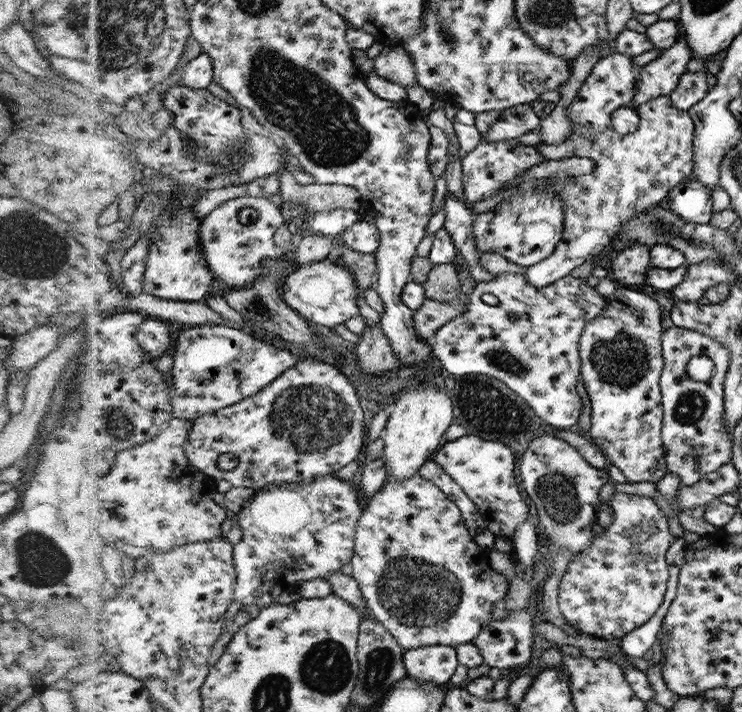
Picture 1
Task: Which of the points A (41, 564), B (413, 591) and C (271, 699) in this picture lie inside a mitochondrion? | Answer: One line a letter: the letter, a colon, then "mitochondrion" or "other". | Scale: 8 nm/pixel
A: mitochondrion
B: mitochondrion
C: mitochondrion

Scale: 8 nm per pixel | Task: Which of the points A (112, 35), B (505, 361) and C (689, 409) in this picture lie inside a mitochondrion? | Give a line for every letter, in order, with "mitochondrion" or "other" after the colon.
A: mitochondrion
B: mitochondrion
C: mitochondrion

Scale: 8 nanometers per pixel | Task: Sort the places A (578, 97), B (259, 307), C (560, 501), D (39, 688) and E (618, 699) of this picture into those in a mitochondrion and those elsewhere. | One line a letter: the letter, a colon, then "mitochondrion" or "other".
A: other
B: mitochondrion
C: mitochondrion
D: other
E: other

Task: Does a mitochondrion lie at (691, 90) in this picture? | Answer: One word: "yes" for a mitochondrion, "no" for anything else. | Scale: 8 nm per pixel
no

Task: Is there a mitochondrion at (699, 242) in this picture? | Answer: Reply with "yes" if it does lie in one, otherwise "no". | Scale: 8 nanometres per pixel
yes

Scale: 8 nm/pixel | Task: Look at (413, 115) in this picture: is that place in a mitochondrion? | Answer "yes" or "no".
no

